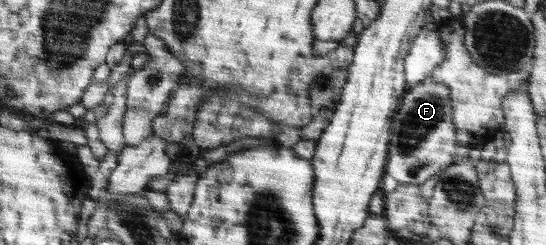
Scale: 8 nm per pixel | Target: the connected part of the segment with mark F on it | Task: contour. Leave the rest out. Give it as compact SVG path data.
M431 77L411 86L411 92L407 92L402 107L394 118L394 136L390 144L390 158L387 159L387 174L397 182L419 186L431 176L441 174L443 168L457 162L450 99L449 88Z

